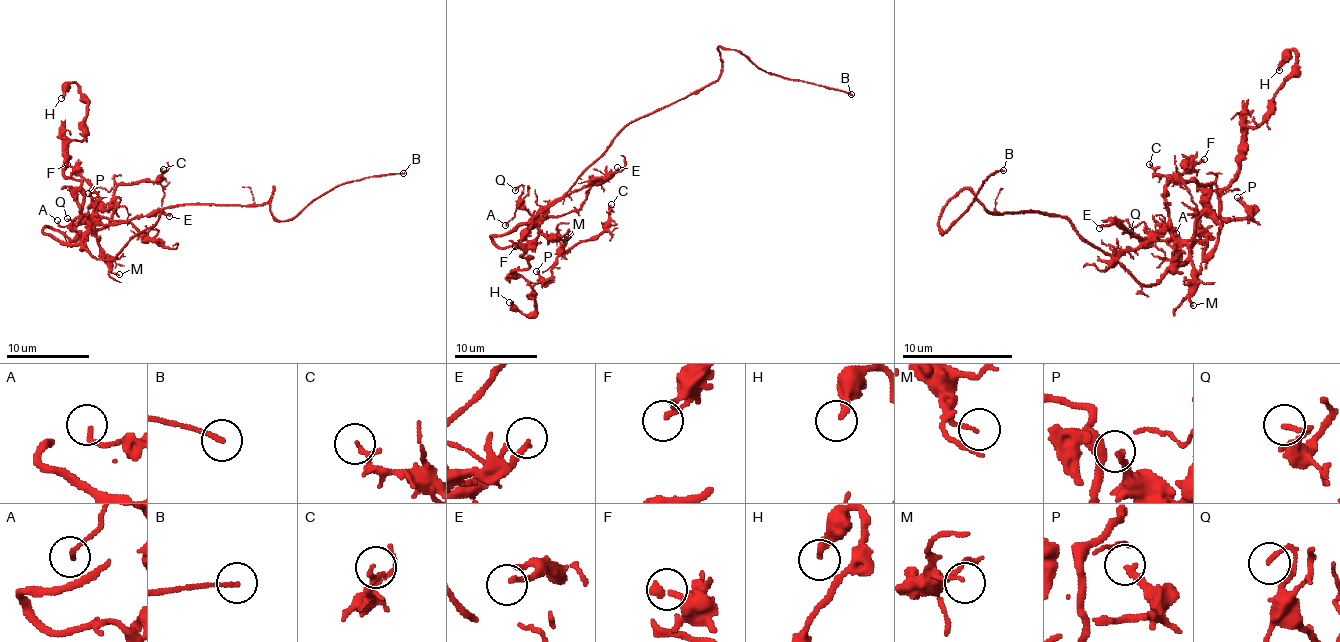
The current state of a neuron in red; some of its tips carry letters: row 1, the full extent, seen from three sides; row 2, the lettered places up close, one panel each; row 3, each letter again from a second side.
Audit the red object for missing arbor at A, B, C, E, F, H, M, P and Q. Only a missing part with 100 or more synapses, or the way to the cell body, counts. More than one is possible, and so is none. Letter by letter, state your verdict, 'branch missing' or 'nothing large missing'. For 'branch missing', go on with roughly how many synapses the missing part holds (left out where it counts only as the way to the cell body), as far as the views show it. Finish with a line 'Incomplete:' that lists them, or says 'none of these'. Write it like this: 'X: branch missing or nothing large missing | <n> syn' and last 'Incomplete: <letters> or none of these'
A: nothing large missing
B: branch missing
C: nothing large missing
E: nothing large missing
F: nothing large missing
H: nothing large missing
M: nothing large missing
P: nothing large missing
Q: nothing large missing
Incomplete: B

